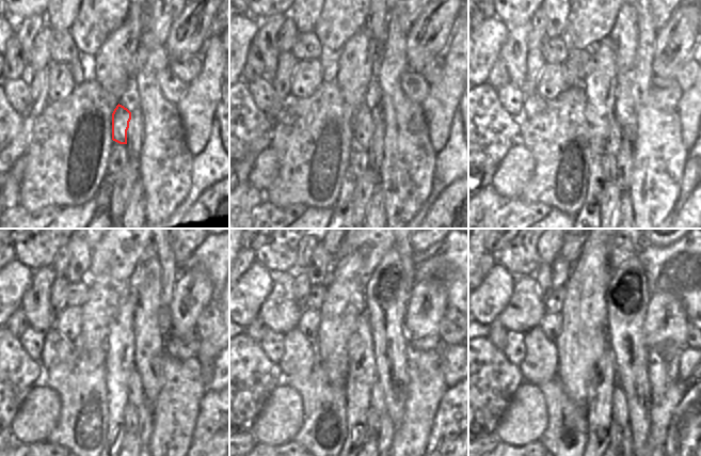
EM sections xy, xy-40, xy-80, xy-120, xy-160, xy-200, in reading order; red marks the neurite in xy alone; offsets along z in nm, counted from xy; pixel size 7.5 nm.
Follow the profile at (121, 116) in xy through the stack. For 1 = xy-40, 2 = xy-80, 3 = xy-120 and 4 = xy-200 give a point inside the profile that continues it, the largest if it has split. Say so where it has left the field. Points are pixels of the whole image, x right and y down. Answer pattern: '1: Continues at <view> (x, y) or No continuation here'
1: Continues at xy-40 (361, 122)
2: Continues at xy-80 (614, 141)
3: Continues at xy-120 (137, 396)
4: Continues at xy-200 (619, 411)

